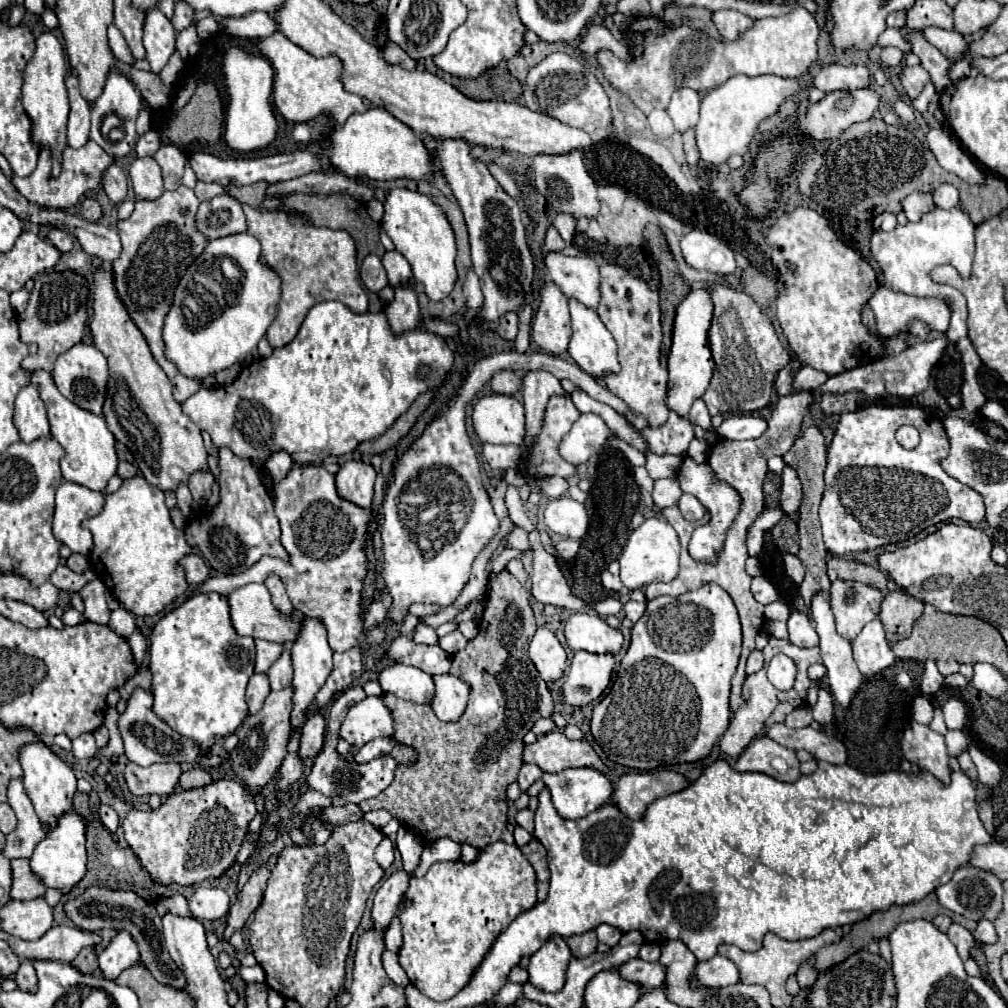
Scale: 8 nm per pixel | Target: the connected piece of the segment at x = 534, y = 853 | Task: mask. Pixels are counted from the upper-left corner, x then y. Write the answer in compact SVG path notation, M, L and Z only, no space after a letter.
M532 840L532 844L524 846L524 854L530 860L530 864L534 866L536 876L538 876L538 902L544 902L548 896L548 886L550 886L550 870L548 870L548 862L546 862L546 848L538 840Z

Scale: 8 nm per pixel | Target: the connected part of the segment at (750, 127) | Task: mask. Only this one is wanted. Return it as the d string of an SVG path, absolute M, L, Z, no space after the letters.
M732 76L722 86L710 90L702 98L700 120L696 126L696 142L700 150L700 160L704 164L718 166L730 156L744 156L758 132L762 120L778 112L780 104L794 100L804 92L806 84L802 78L778 78L778 76Z

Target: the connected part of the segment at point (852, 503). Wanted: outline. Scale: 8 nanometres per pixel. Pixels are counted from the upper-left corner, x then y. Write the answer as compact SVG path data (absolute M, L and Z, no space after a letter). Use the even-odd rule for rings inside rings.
M866 406L850 414L842 414L832 444L828 448L828 466L824 472L826 490L820 504L820 522L822 522L822 538L824 546L830 554L842 556L846 552L856 550L872 550L886 544L906 542L914 538L922 530L946 522L946 520L964 520L970 524L980 524L986 518L984 498L974 488L958 482L948 476L938 460L948 456L948 438L944 426L938 416L920 408L920 406ZM900 426L914 426L920 432L920 444L914 450L902 448L894 434Z

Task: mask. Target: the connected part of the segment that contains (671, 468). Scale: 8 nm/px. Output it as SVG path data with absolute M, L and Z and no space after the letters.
M646 454L646 470L648 474L656 478L668 478L676 476L682 460L678 456L656 456L656 454Z

